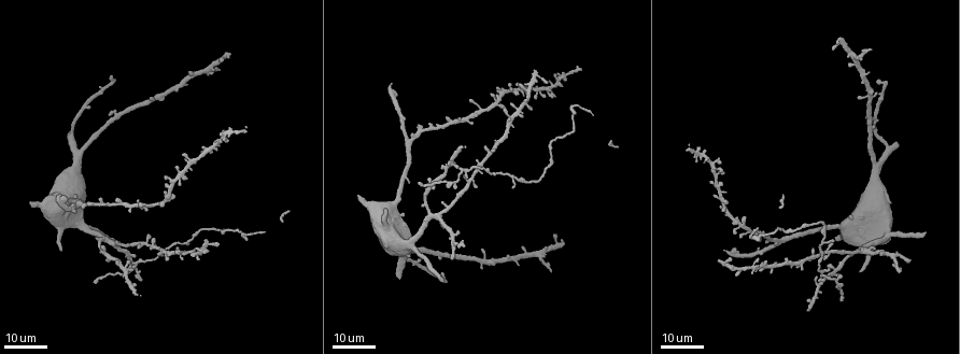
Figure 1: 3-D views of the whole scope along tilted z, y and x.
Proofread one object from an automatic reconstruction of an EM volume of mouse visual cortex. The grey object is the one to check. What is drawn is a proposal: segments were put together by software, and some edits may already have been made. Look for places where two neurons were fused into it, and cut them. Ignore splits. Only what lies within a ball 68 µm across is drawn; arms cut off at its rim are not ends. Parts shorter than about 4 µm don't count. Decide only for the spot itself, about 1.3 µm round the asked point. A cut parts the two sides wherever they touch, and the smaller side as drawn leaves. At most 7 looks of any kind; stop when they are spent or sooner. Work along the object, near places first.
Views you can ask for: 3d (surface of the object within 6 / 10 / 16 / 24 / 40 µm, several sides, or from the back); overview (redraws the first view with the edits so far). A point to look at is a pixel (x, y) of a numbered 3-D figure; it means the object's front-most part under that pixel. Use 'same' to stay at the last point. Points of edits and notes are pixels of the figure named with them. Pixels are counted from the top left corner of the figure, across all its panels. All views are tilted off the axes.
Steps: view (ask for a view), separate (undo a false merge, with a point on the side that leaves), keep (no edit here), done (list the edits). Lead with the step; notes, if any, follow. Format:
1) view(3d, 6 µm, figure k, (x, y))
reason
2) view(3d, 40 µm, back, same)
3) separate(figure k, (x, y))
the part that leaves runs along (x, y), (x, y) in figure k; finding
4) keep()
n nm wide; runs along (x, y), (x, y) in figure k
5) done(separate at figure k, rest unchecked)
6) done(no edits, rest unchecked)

view(3d, 24 µm, figure 1, (106, 239))

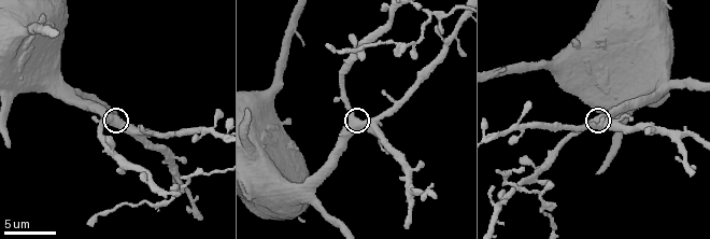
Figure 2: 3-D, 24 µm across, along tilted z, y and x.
view(3d, 6 µm, figure 2, (358, 122))
closer look

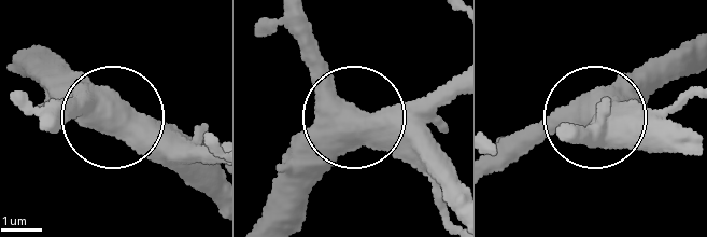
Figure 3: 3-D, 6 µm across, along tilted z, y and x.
keep()
side arm 50 µm; runs along (271, 215), (350, 119), (448, 107) in figure 3; continuous, no second neuron

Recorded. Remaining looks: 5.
view(3d, 16 µm, figure 1, (879, 164))

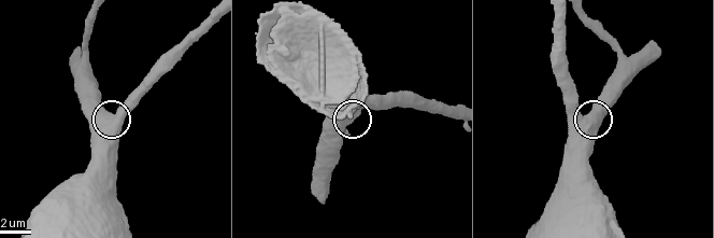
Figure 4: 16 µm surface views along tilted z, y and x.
view(3d, 10 µm, figure 4, (588, 116))
zoom in

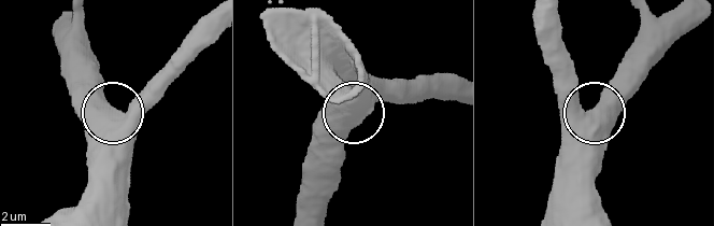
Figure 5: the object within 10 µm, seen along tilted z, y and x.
keep()
770 nm wide; continuous, no second neuron

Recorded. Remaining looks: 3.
view(3d, 10 µm, figure 2, (541, 207))

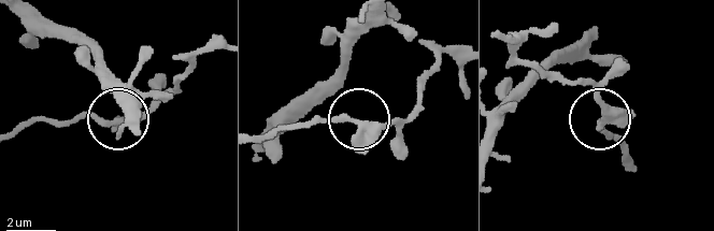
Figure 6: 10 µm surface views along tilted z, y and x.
view(3d, 6 µm, figure 6, (354, 121))

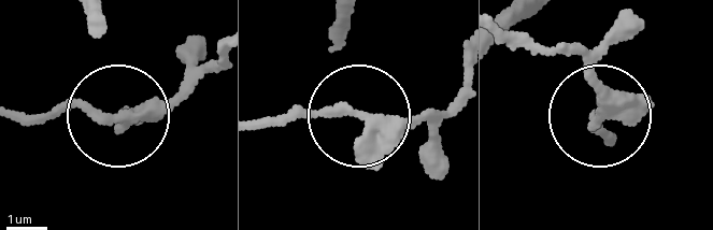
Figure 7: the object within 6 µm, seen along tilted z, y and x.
keep()
300 nm wide; runs along (459, 90), (411, 116), (338, 111), (256, 123) in figure 7; all the same neuron

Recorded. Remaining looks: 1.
view(3d, 10 µm, figure 2, (507, 183))

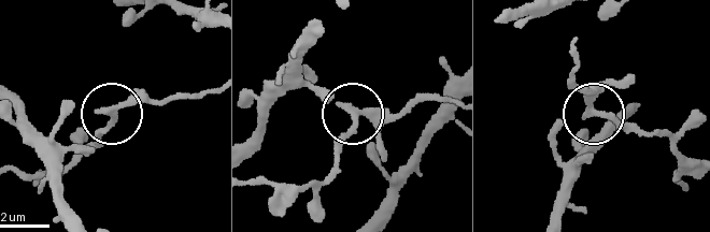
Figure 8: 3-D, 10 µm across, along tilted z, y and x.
keep()
230 nm wide; runs along (623, 117), (571, 160), (556, 150), (587, 115), (641, 133) in figure 8; one neuron here

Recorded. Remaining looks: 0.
done(no edits, rest unchecked)

